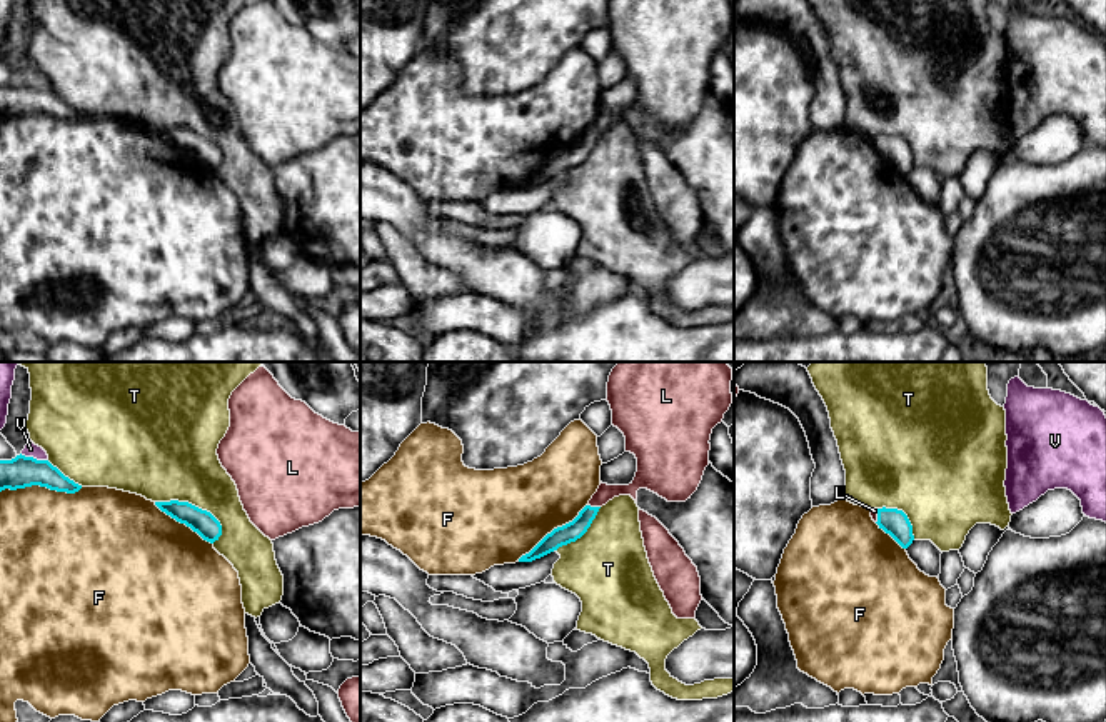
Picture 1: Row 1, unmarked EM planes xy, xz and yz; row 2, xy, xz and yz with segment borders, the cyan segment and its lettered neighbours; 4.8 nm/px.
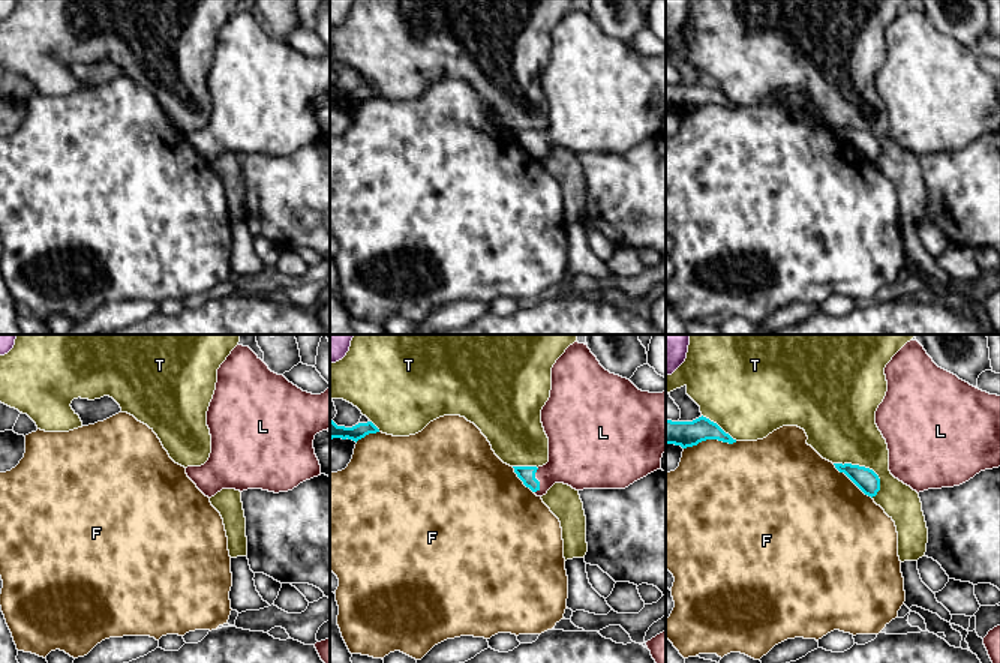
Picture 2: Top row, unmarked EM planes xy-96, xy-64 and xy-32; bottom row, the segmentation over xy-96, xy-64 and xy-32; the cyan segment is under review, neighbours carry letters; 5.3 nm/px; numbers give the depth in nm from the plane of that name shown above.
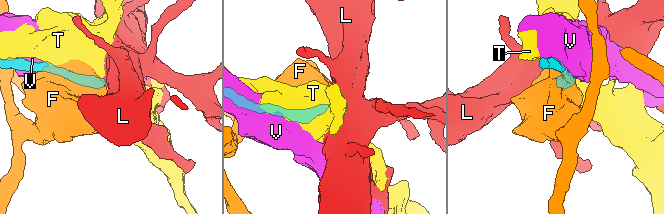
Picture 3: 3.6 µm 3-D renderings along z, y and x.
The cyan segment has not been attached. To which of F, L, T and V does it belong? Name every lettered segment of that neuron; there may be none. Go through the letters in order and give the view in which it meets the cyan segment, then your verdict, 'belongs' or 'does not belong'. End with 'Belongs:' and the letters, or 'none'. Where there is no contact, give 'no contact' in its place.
F: contact in xy; does not belong
L: contact in xz; belongs
T: contact in xy; does not belong
V: contact in xy; does not belong
Belongs: L

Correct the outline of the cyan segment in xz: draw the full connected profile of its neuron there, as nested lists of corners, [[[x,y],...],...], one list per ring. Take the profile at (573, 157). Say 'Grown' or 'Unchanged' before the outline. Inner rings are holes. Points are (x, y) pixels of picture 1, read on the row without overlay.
Grown. [[[611,0],[607,28],[612,37],[612,52],[626,63],[626,78],[637,85],[637,98],[629,112],[599,112],[579,142],[547,160],[519,188],[532,188],[562,172],[581,165],[599,135],[619,122],[631,122],[637,128],[637,117],[647,115],[667,128],[686,128],[697,117],[709,92],[711,60],[722,48],[732,30],[732,0]]]

